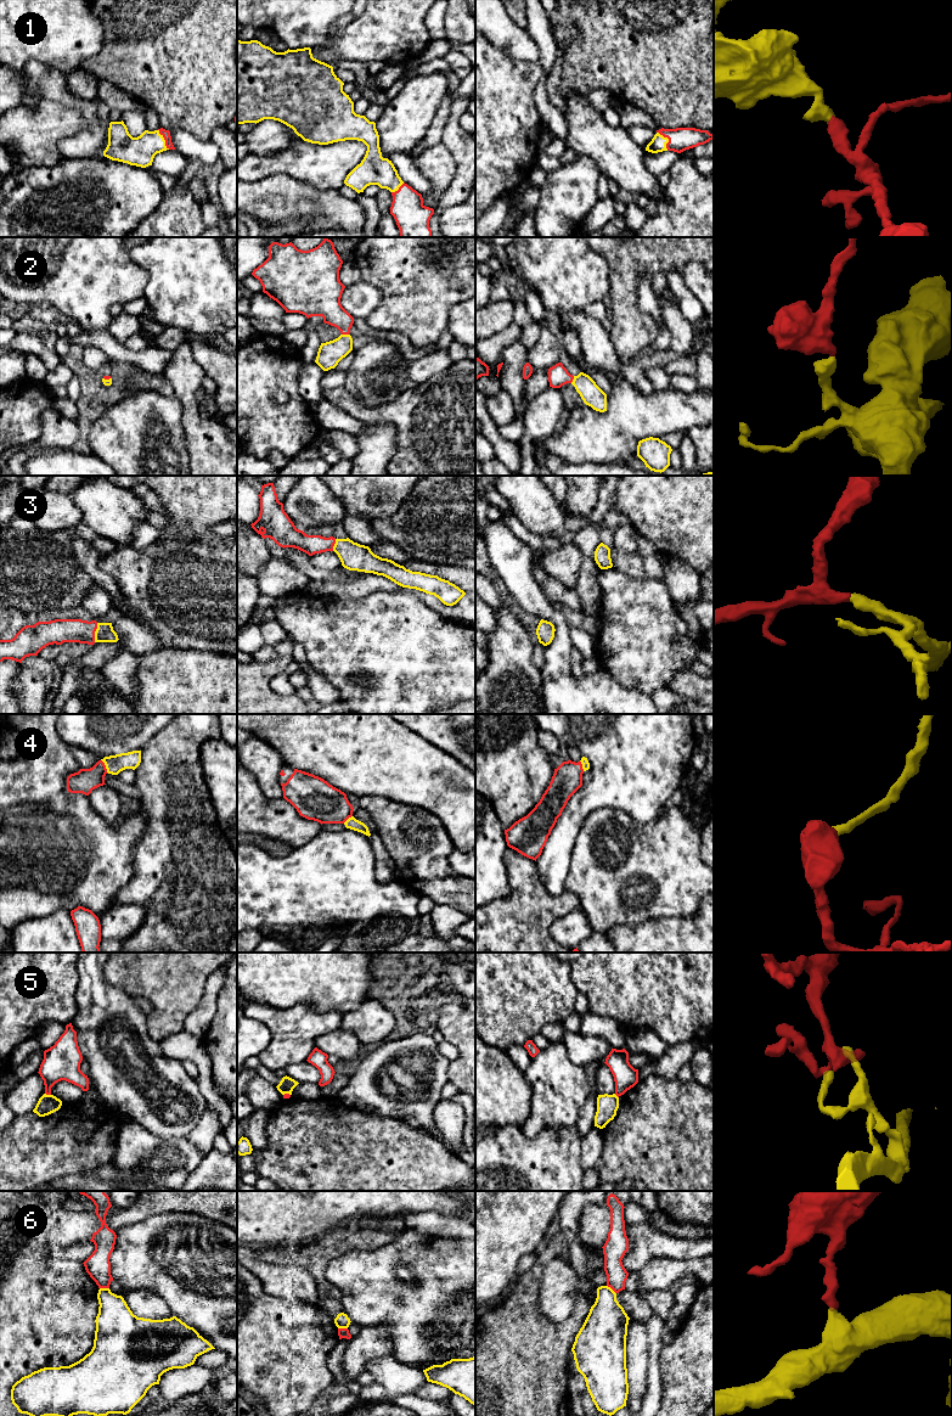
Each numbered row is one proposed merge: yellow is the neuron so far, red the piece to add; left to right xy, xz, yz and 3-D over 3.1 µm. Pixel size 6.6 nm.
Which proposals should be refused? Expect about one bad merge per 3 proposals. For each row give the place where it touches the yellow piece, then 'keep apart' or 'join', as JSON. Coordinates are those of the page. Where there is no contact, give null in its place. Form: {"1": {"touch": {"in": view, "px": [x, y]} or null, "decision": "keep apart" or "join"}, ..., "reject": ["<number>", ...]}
{"1": {"touch": {"in": "xy", "px": [163, 139]}, "decision": "join"}, "2": {"touch": {"in": "xz", "px": [345, 335]}, "decision": "join"}, "3": {"touch": {"in": "xy", "px": [95, 633]}, "decision": "join"}, "4": {"touch": {"in": "xy", "px": [106, 766]}, "decision": "join"}, "5": {"touch": {"in": "xy", "px": [48, 1095]}, "decision": "keep apart"}, "6": {"touch": {"in": "xy", "px": [105, 1288]}, "decision": "keep apart"}, "reject": ["5", "6"]}

